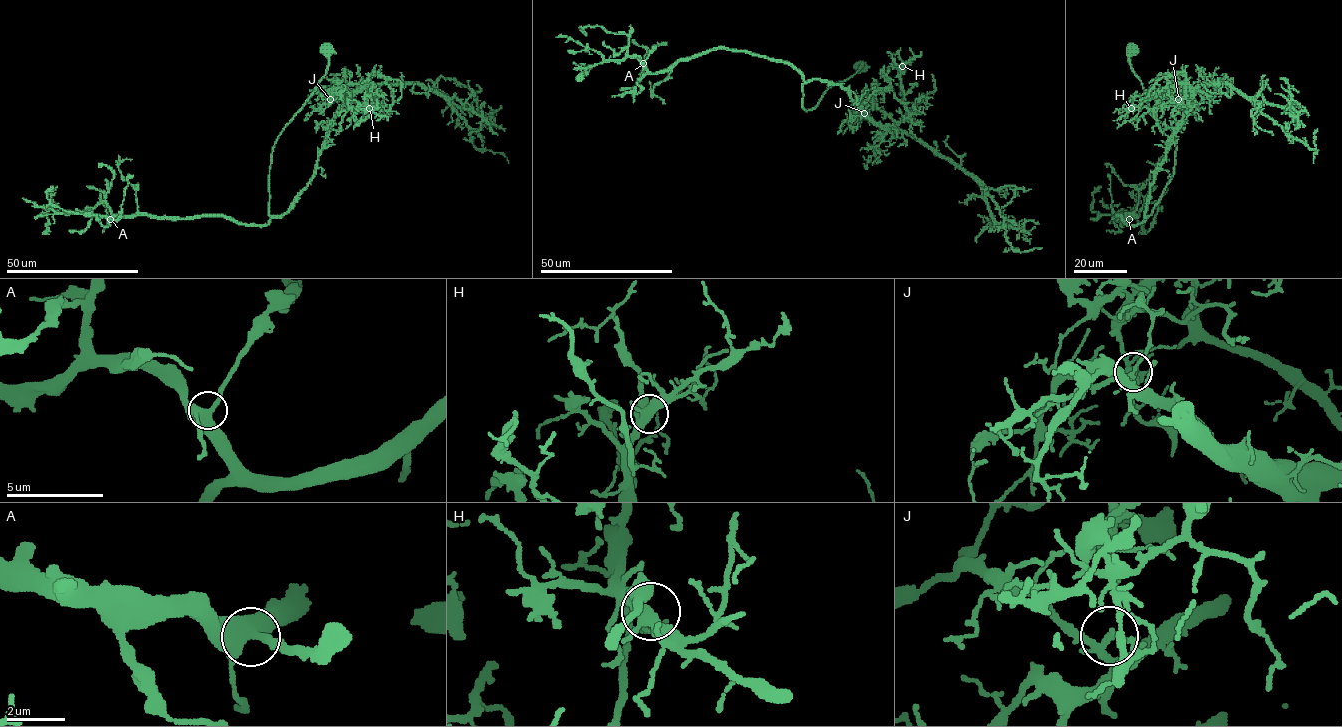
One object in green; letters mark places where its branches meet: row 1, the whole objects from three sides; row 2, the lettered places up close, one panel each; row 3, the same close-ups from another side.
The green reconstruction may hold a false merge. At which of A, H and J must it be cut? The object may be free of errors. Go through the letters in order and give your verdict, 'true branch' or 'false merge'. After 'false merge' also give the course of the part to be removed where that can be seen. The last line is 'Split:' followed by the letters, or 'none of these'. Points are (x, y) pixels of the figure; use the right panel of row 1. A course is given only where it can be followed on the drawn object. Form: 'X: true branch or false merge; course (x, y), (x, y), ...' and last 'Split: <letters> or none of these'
A: true branch
H: true branch
J: false merge; course (1178, 99), (1170, 100), (1169, 91), (1190, 89)
Split: J

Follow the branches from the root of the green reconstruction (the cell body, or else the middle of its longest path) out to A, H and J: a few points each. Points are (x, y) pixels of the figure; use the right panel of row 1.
A: (1133, 49), (1130, 67), (1173, 133), (1175, 156), (1153, 212), (1140, 224), (1114, 217), (1138, 215), (1129, 219)
H: (1133, 49), (1148, 107), (1175, 142), (1173, 175), (1149, 215), (1191, 89), (1170, 85), (1131, 108)
J: (1133, 49), (1130, 67), (1148, 107), (1175, 142), (1173, 175), (1145, 215), (1157, 169), (1192, 94), (1178, 99)

